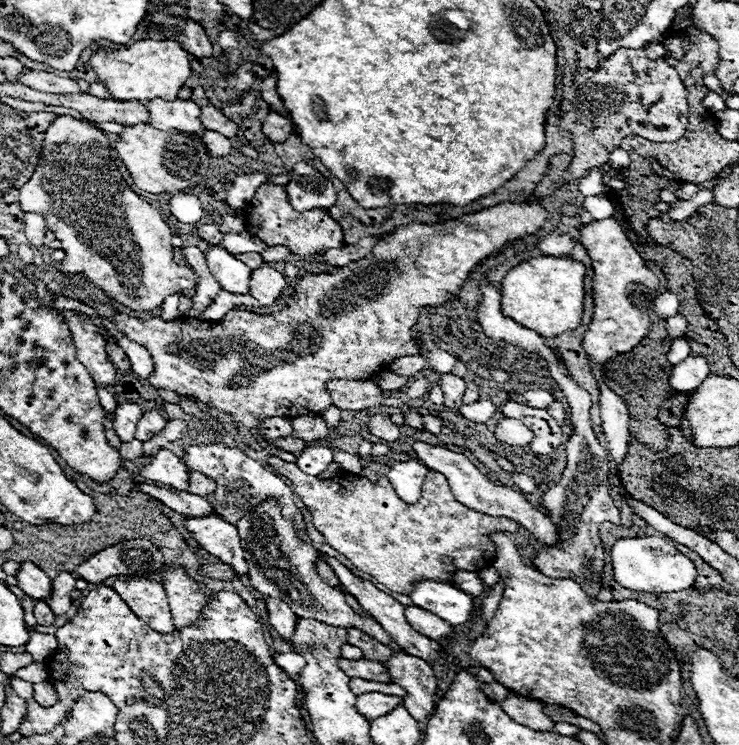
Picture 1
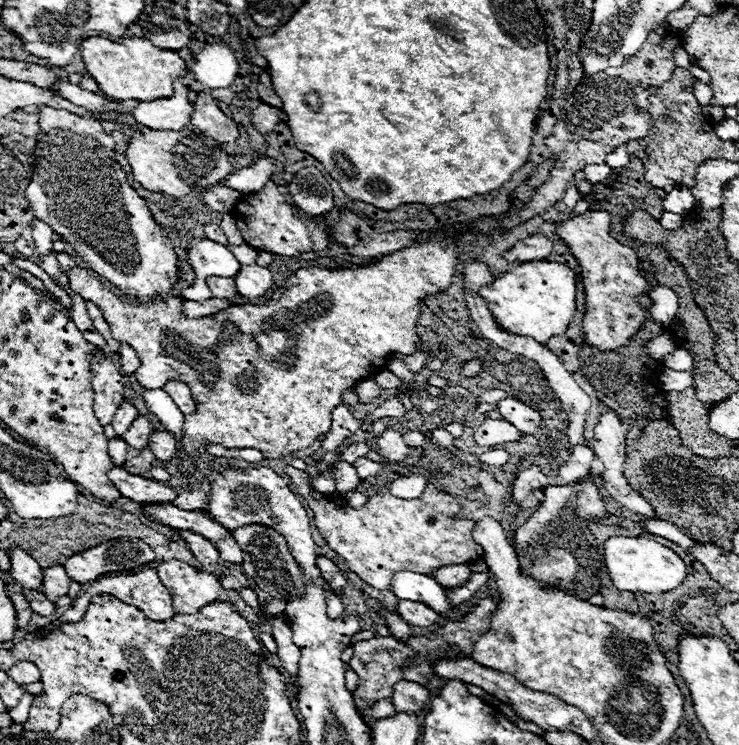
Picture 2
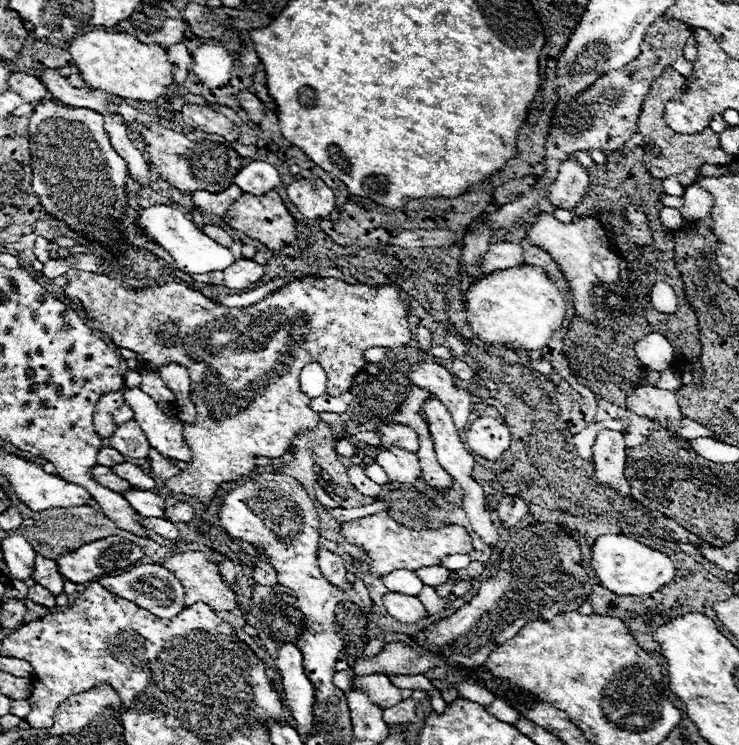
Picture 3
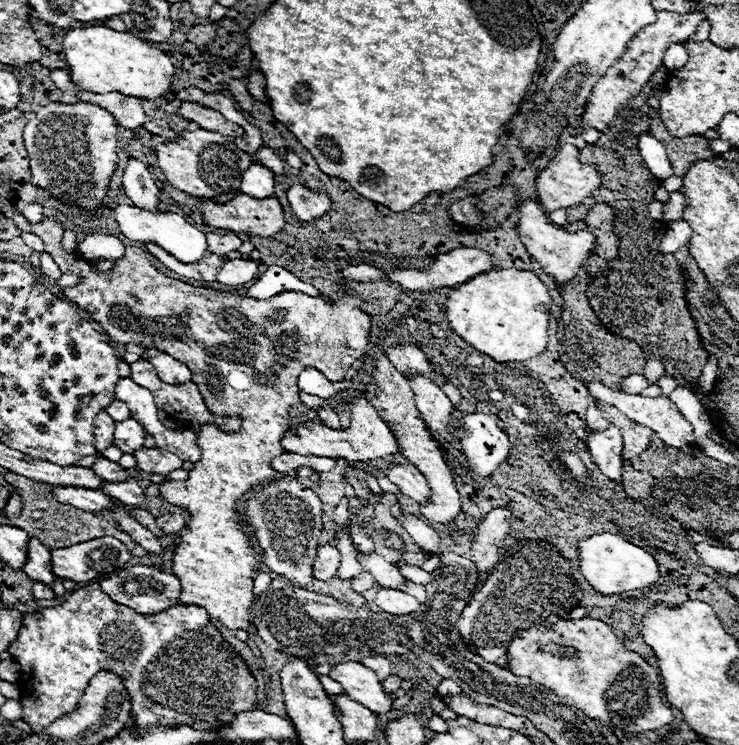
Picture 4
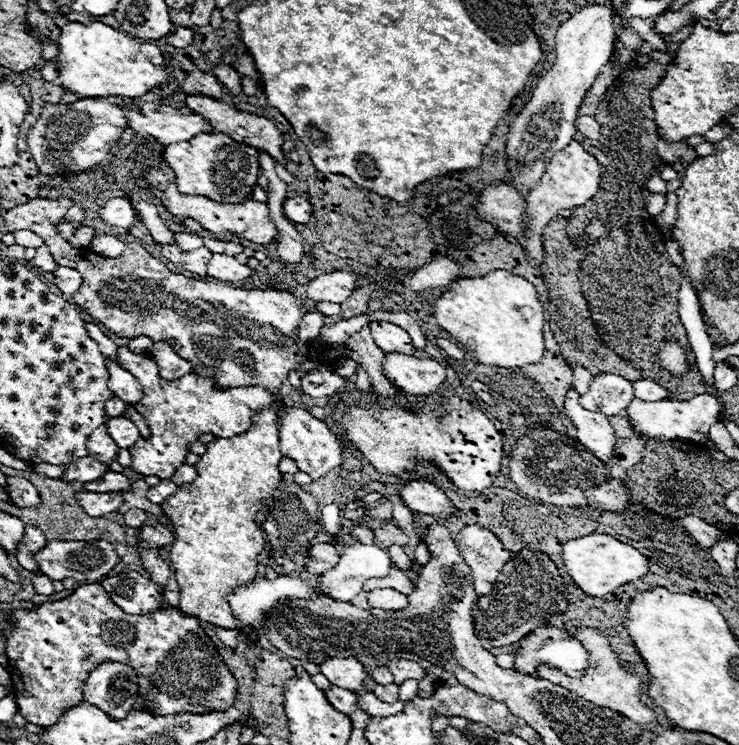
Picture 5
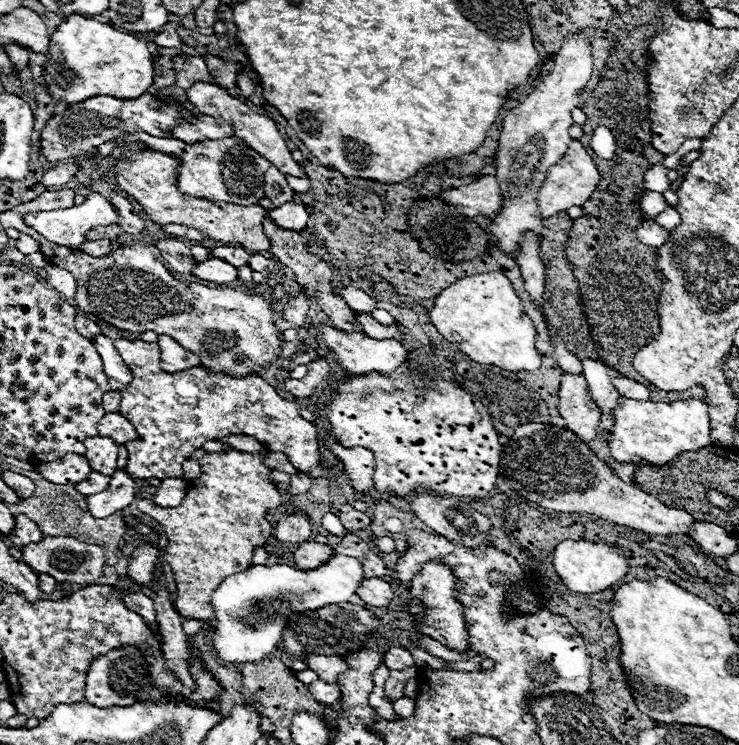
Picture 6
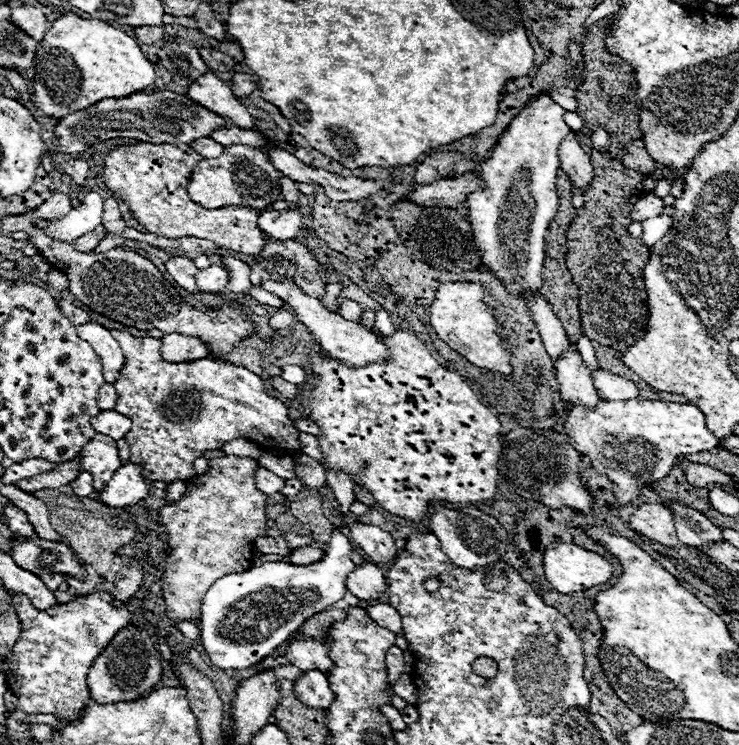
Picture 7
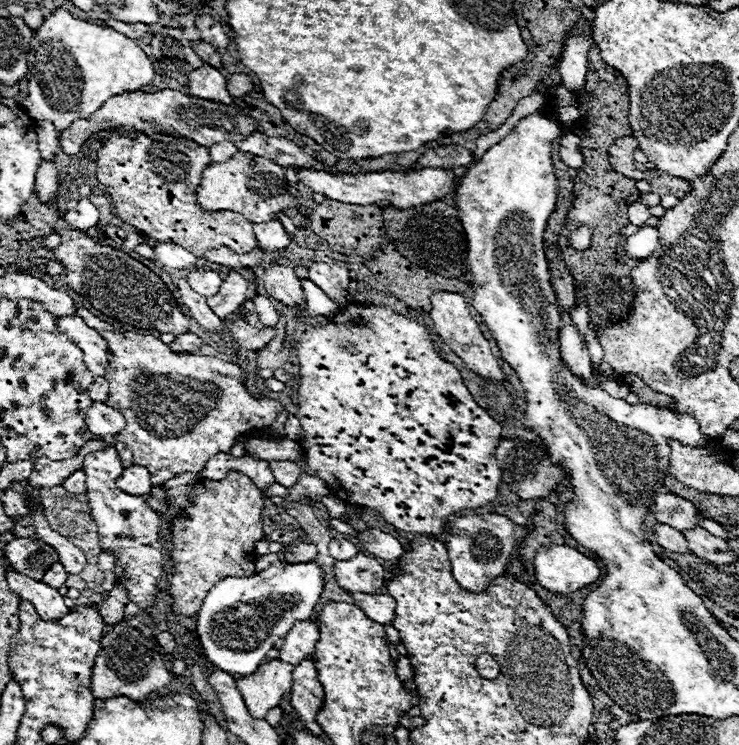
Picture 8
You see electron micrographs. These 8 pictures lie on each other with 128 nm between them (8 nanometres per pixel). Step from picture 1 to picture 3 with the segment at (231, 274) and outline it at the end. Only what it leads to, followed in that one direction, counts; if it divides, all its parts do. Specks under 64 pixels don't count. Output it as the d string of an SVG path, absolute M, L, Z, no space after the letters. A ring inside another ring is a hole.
M156 204L150 208L140 208L136 210L136 226L140 230L140 234L150 240L152 244L160 246L162 250L166 250L174 262L178 264L178 270L188 272L188 274L206 274L212 270L224 270L228 266L232 266L236 262L236 258L232 256L232 252L220 244L216 244L214 240L210 240L204 232L200 232L192 220L186 218L184 212L172 208L172 206L164 206L164 204Z

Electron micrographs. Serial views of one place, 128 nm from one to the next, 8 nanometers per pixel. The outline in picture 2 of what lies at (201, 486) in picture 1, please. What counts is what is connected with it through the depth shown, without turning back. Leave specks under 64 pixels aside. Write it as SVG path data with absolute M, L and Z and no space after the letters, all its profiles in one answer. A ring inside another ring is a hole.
M184 490L176 500L174 506L180 510L202 510L204 508L204 494L200 490Z

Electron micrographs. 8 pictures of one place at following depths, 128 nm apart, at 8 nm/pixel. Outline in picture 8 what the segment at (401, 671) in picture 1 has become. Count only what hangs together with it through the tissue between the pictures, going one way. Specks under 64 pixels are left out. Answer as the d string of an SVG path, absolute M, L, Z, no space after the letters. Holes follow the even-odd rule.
M312 620L306 622L294 622L286 638L280 646L280 660L298 664L302 658L314 658L316 642L318 642L318 626Z

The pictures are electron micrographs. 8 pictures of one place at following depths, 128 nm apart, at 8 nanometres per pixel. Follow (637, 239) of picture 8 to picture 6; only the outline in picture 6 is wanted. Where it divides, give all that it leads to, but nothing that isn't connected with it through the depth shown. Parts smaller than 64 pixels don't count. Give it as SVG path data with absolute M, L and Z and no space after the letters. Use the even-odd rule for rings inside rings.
M666 208L662 214L658 214L656 218L654 218L654 222L658 224L658 226L662 226L664 230L672 230L676 224L678 224L678 212L674 210L674 208Z

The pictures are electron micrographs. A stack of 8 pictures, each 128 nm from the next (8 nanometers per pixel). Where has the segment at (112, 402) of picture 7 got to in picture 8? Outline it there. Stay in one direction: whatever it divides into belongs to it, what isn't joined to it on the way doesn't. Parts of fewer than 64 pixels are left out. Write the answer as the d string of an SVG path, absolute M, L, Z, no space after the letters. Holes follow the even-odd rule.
M96 376L94 378L94 382L92 382L92 386L90 386L90 390L88 390L88 394L90 394L90 398L94 400L94 402L106 402L106 398L108 398L108 380L106 378L102 378L102 376Z

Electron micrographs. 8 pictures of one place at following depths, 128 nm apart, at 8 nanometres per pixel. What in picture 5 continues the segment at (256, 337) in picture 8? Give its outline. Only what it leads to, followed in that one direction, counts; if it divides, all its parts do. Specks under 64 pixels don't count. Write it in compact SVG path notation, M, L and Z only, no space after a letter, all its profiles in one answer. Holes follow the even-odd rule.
M344 270L322 274L322 276L318 276L318 278L314 278L314 280L308 282L304 298L306 300L314 300L314 302L326 300L326 302L342 304L344 300L348 300L352 296L354 284L358 280L370 280L370 278L372 276L368 276L368 274L344 272Z

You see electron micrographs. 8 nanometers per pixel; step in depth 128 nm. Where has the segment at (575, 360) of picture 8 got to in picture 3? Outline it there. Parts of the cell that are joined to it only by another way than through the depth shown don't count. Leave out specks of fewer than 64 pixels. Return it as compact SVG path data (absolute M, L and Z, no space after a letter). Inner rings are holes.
M614 430L602 432L602 436L596 438L592 448L592 462L596 470L596 478L602 484L608 484L610 488L618 490L624 496L630 496L630 484L624 476L624 464L626 464L626 444L624 436Z

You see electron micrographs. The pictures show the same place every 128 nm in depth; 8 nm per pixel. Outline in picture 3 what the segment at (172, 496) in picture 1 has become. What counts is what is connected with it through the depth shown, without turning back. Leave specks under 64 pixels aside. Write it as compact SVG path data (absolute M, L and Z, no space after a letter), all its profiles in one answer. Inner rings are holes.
M94 466L92 478L94 478L96 482L102 482L102 486L106 486L106 488L110 488L110 490L116 490L116 492L120 492L120 494L132 490L132 486L130 486L126 480L118 478L108 466Z

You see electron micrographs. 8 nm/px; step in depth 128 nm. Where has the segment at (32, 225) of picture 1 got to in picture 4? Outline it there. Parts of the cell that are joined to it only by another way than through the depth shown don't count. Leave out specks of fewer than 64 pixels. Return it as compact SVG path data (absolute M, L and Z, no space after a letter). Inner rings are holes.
M22 232L20 238L22 238L22 240L26 242L26 246L30 246L32 250L44 252L44 242L40 240L40 236L36 236L36 234L32 234L32 232Z

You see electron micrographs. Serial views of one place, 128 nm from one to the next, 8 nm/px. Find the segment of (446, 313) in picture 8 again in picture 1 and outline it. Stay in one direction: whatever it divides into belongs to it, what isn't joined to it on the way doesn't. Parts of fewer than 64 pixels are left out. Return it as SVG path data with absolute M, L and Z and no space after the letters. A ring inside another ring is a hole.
M536 256L528 262L514 266L502 280L502 314L514 318L520 326L534 330L544 338L554 338L580 326L582 300L584 300L584 274L586 268L570 258Z

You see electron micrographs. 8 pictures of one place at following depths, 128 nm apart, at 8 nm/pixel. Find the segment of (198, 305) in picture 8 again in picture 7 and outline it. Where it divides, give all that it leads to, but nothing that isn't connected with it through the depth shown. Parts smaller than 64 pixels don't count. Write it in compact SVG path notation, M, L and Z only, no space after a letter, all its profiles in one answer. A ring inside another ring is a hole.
M172 256L168 262L166 262L166 268L170 272L170 276L176 280L176 284L184 290L188 290L188 294L196 296L198 294L198 288L196 288L196 282L194 282L194 276L198 272L198 268L194 266L194 262L190 258L184 258L184 256Z

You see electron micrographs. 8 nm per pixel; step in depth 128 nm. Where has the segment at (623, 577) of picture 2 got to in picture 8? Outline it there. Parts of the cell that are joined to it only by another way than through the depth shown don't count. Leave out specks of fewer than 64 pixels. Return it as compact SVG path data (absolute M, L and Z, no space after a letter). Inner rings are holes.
M552 544L536 552L534 574L542 588L554 594L570 594L596 582L600 578L600 568L578 550Z

